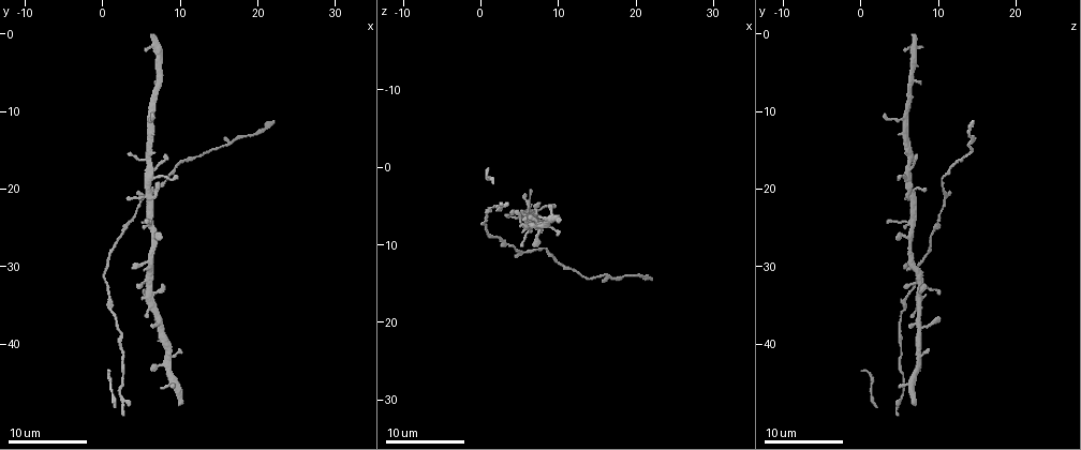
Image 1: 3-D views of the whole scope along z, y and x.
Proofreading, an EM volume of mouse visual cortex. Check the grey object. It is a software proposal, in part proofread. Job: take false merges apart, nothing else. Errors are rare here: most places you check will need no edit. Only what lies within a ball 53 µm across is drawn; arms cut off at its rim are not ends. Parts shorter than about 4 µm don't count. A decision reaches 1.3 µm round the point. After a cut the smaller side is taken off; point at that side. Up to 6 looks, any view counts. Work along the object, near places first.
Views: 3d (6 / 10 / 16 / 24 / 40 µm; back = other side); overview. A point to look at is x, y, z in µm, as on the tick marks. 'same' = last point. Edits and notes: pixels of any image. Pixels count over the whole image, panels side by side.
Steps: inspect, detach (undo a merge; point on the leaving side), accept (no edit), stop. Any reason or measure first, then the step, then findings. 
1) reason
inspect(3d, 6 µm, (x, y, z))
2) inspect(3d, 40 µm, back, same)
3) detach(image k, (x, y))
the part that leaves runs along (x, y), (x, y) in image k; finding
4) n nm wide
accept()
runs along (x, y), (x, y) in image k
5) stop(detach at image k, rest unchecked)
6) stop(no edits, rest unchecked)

sudden change in width
inspect(3d, 16 µm, (2.5, 25.5, 9.0))

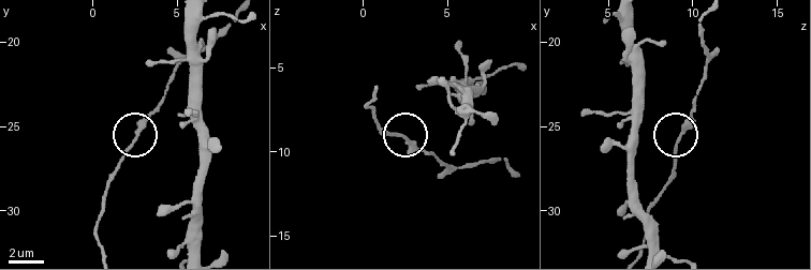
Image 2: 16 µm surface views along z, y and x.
accept()
runs along (162, 96), (114, 171) in image 2; one neuron here

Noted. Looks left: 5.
inspect(3d, 10 µm, (1.0, 35.5, 5.5))

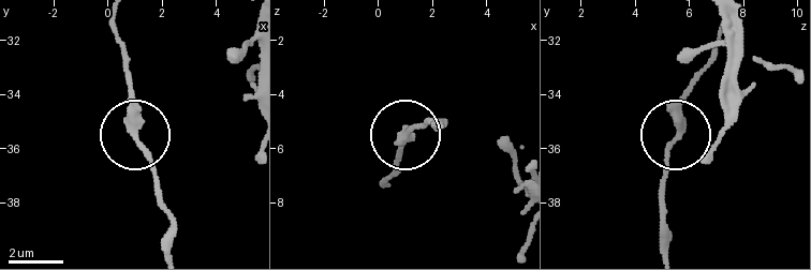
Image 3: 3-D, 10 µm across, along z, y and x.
accept()
all the same neuron

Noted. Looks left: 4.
calibre changes
inspect(3d, 6 µm, (3.0, 43.5, 5.5))

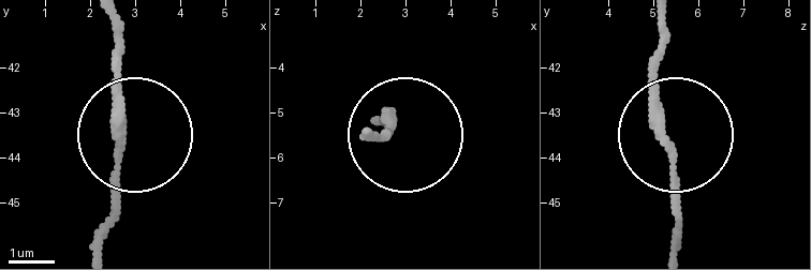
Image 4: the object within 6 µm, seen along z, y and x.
accept()
runs along (113, 26), (120, 210), (101, 244) in image 4; all the same neuron

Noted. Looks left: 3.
stop(no edits, rest unchecked)

